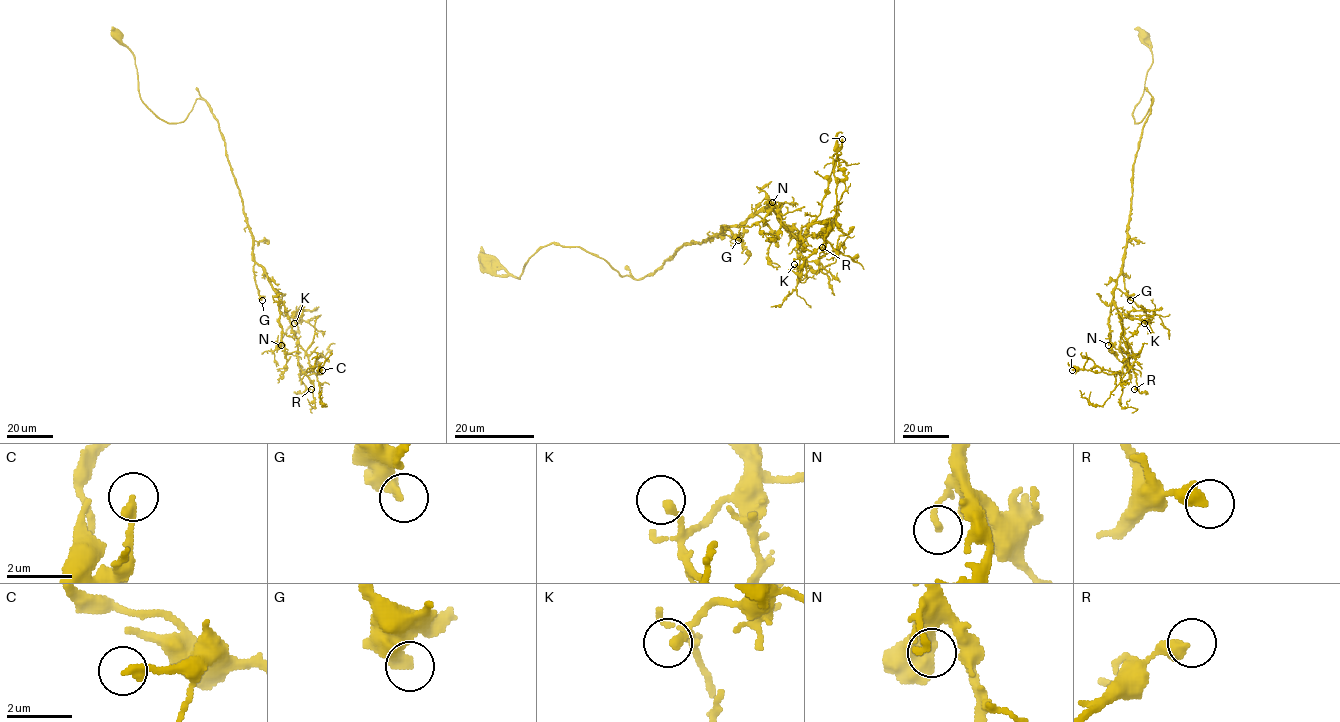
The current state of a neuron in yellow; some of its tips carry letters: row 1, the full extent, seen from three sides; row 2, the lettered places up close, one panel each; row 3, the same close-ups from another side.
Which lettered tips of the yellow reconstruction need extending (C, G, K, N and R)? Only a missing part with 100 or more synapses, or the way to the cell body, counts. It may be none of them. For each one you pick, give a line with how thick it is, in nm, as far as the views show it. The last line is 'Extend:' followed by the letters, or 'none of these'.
G: calibre 420 nm
Extend: G

